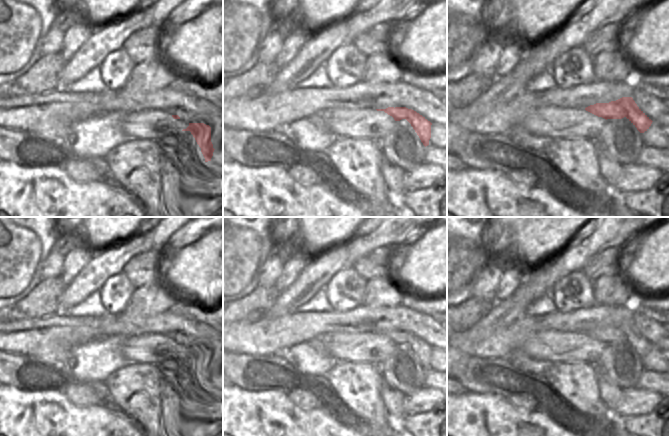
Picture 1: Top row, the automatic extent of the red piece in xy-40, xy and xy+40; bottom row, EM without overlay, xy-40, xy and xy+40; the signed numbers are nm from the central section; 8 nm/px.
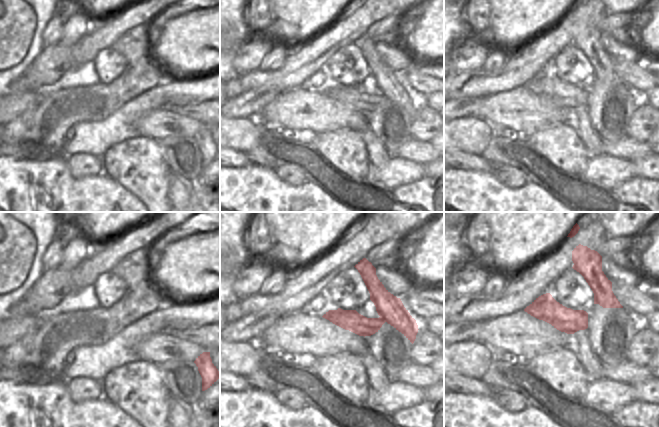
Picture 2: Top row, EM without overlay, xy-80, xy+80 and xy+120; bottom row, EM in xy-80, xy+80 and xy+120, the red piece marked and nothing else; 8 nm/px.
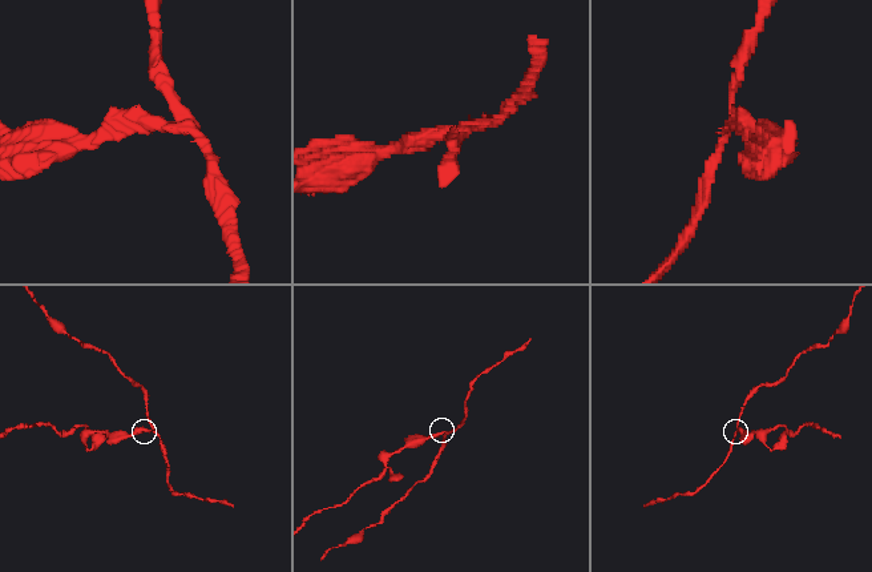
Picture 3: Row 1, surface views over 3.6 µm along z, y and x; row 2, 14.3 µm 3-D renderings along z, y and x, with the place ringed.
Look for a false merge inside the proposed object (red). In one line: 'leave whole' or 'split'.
split

